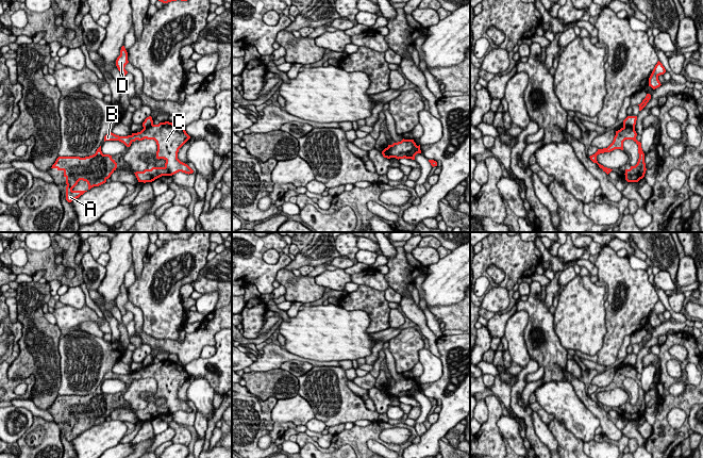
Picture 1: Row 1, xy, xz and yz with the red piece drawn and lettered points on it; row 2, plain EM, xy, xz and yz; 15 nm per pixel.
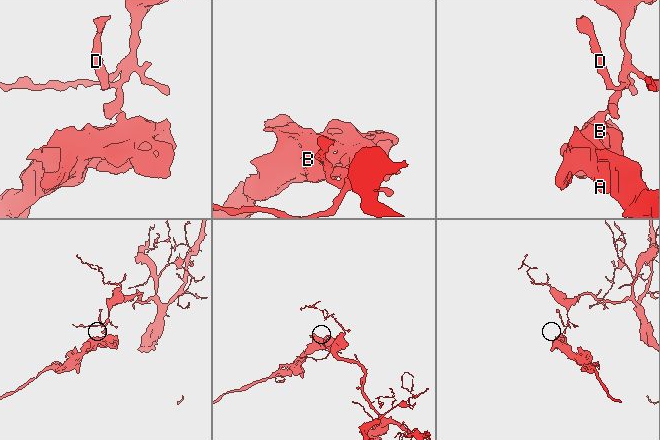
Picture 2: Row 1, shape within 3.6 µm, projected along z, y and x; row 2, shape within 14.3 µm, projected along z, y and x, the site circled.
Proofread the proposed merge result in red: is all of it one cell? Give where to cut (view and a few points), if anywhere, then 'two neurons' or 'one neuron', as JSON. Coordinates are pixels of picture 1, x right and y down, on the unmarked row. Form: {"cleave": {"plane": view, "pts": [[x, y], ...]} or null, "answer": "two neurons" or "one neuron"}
{"cleave": {"plane": "yz", "pts": [[623, 364], [634, 366]]}, "answer": "two neurons"}

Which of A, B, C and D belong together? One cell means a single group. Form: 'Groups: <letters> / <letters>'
Groups: A B C / D

